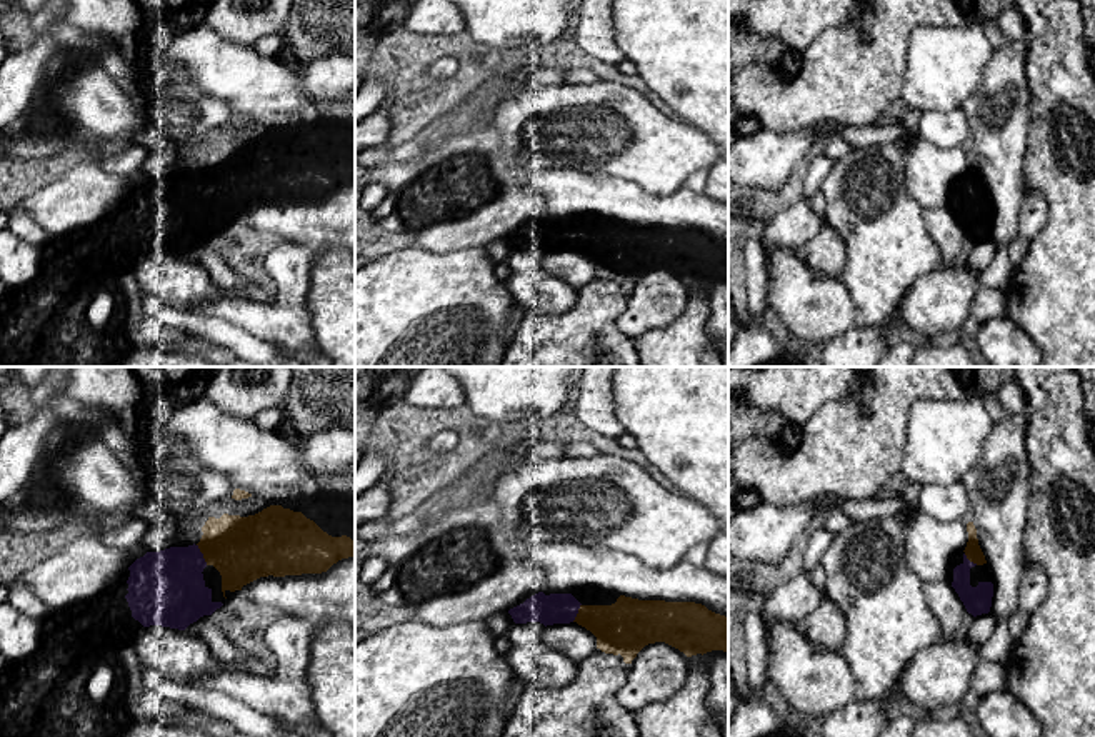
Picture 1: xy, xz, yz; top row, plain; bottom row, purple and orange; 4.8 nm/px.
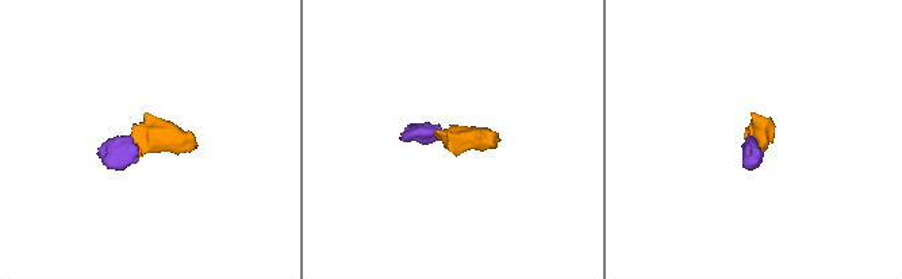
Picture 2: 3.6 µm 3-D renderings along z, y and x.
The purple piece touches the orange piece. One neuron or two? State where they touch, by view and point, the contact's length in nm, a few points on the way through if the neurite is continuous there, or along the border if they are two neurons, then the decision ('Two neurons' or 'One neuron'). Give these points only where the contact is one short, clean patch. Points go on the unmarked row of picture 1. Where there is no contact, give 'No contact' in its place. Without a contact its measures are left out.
Touches purple at xy (202, 180). Shared border 120 nm. Path across: xy (167, 214), (202, 180), (212, 175), (242, 175). One neuron

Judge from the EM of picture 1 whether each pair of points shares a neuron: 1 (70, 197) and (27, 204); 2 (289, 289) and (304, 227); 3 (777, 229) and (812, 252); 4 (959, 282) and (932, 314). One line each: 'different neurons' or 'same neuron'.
1: same neuron
2: different neurons
3: different neurons
4: same neuron

